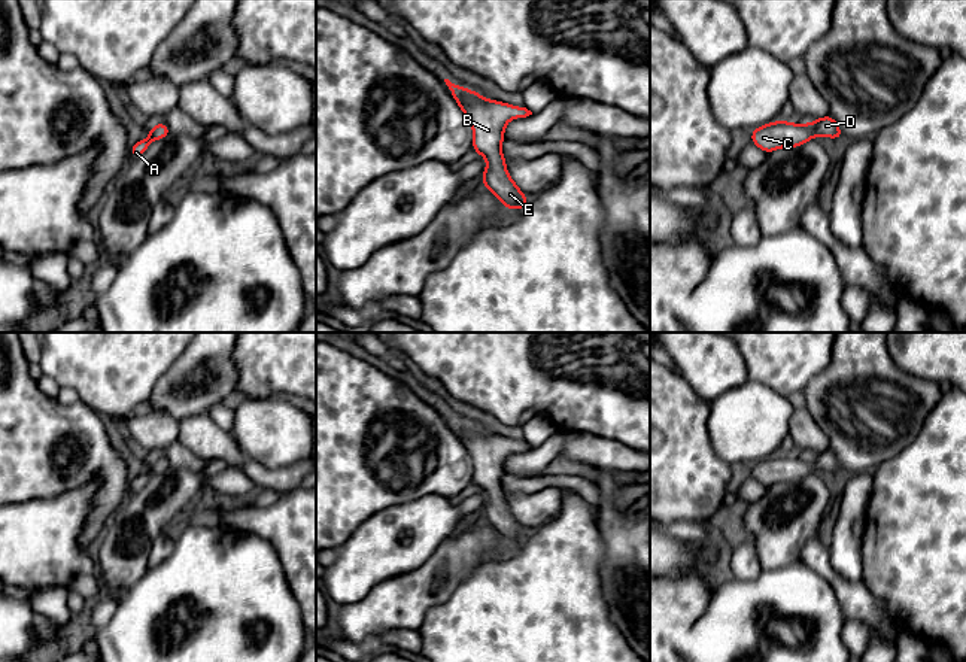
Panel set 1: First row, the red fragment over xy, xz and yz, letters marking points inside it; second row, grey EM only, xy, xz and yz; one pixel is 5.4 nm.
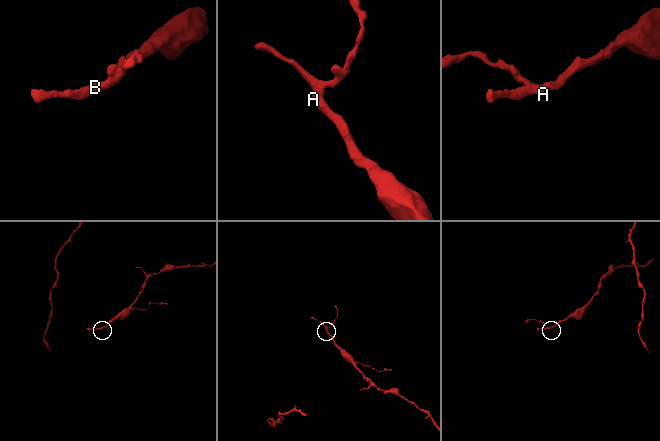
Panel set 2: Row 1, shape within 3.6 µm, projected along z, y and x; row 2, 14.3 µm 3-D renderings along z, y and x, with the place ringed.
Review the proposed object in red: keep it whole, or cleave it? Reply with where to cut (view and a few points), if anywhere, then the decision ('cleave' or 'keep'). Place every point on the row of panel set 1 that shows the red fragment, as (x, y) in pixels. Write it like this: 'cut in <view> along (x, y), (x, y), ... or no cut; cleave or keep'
no cut; keep

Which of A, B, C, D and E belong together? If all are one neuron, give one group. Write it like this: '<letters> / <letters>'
A B C D E

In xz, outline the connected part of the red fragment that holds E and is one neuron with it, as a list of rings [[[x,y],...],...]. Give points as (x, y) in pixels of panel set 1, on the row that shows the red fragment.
[[[444,79],[444,82],[473,127],[473,149],[487,160],[487,167],[482,173],[483,185],[507,209],[522,210],[529,197],[510,177],[501,145],[507,122],[514,118],[526,118],[532,112],[526,107],[484,98],[476,91],[452,83],[449,79]]]

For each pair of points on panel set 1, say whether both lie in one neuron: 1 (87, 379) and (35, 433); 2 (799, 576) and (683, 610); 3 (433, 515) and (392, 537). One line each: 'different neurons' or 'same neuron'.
1: different neurons
2: different neurons
3: same neuron

